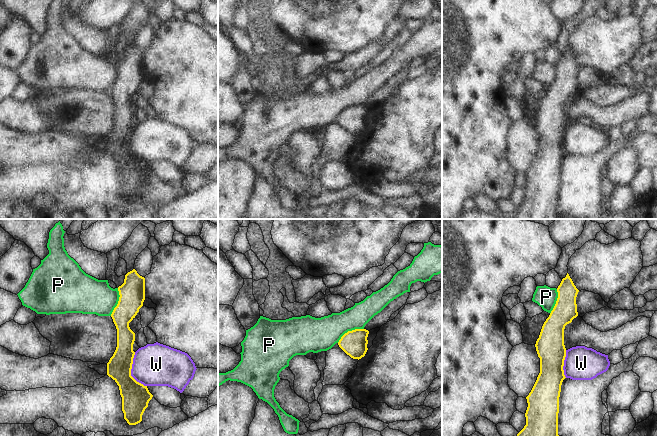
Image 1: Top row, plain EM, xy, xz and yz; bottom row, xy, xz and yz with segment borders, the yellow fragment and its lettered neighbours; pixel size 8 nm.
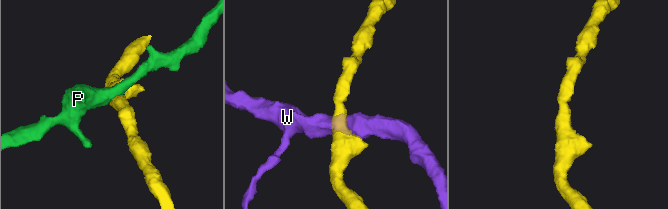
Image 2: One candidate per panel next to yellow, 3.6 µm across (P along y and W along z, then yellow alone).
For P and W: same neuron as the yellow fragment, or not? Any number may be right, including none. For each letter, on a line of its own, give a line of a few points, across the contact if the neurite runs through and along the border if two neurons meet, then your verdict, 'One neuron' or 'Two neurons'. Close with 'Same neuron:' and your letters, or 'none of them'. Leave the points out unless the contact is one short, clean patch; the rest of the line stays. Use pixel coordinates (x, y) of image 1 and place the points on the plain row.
P: Line: xz (363, 104), (348, 106), (337, 118). Two neurons
W: Two neurons
Same neuron: none of them

